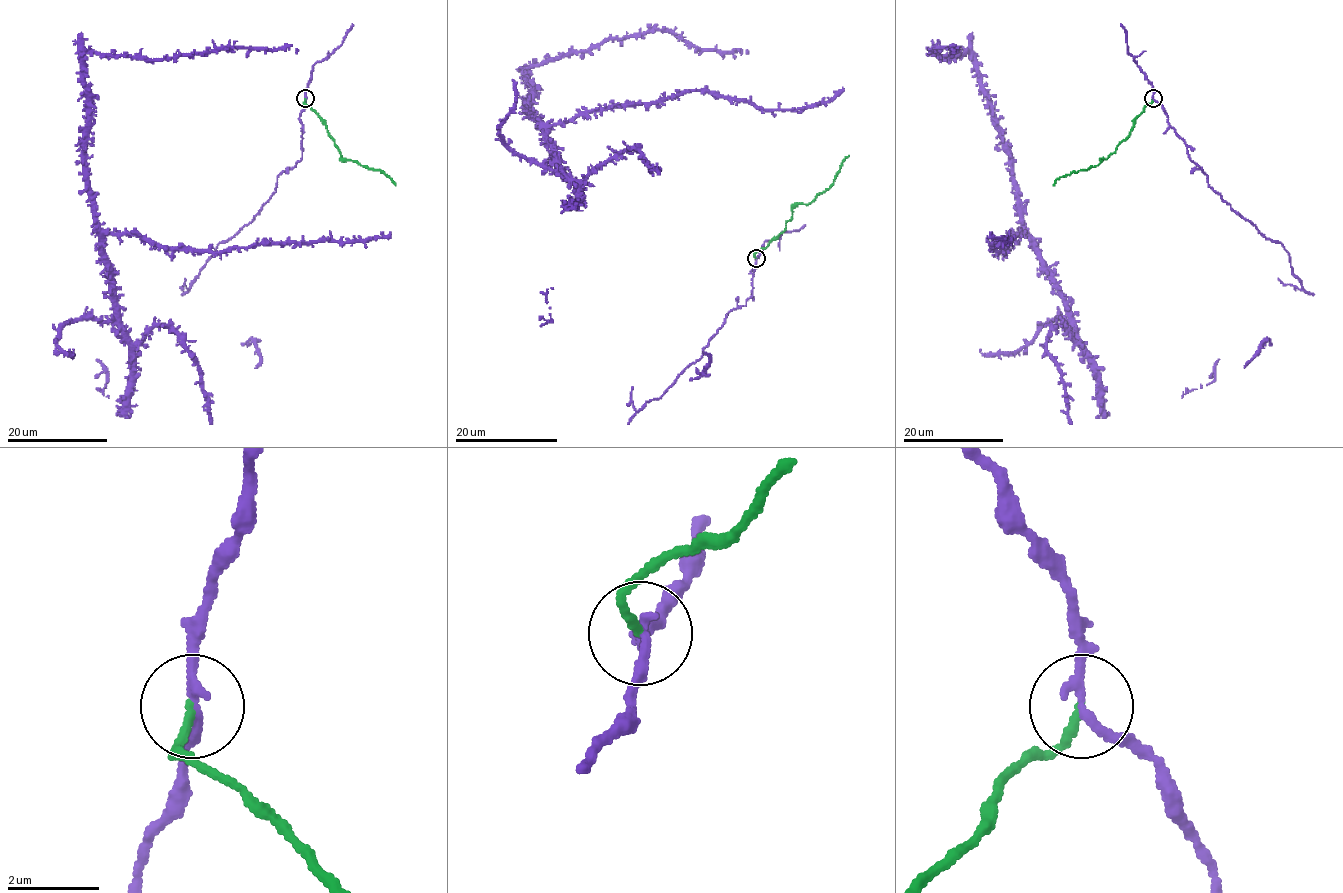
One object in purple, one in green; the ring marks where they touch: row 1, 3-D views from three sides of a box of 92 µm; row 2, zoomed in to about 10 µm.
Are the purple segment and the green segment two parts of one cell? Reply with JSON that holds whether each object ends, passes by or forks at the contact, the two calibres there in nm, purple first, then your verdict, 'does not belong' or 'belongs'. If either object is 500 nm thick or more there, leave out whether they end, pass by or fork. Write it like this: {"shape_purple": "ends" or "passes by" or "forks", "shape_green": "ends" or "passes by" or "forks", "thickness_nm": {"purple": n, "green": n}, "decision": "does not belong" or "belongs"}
{"shape_purple": "passes by", "shape_green": "ends", "thickness_nm": {"purple": 190, "green": 170}, "decision": "does not belong"}

